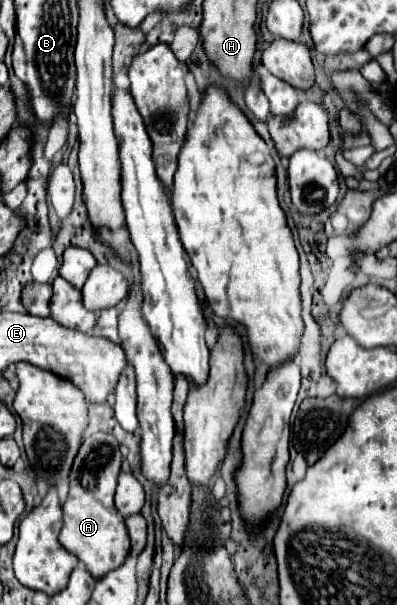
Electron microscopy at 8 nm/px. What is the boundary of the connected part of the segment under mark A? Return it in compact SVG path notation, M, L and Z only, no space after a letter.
M94 433L84 439L70 473L70 493L64 503L64 527L60 533L60 543L66 551L74 553L96 579L122 565L130 553L128 529L124 517L114 505L120 463L122 455L114 435Z

